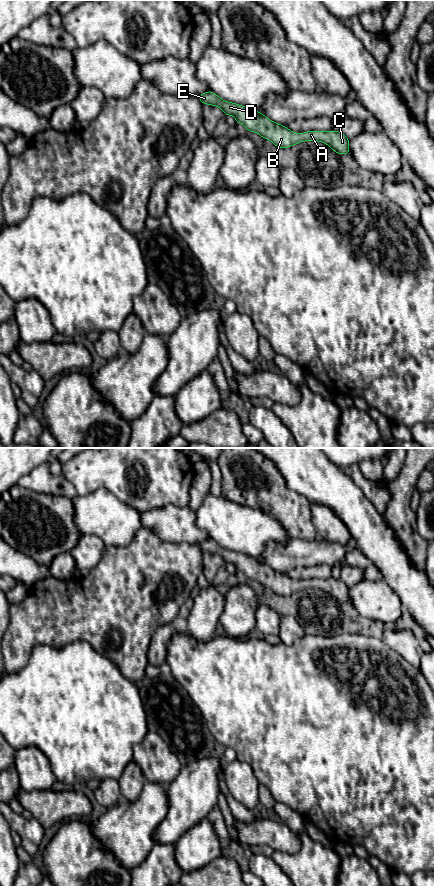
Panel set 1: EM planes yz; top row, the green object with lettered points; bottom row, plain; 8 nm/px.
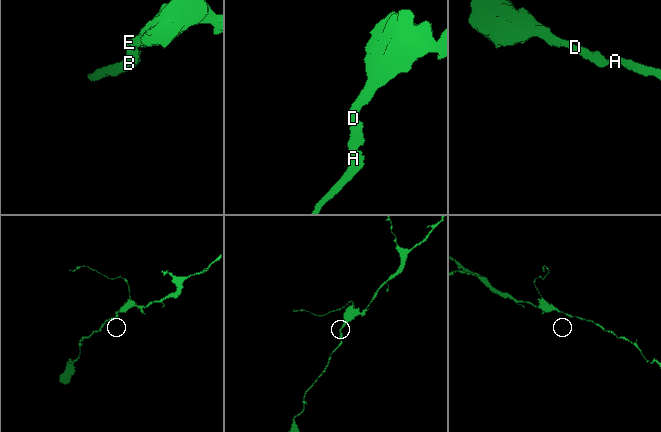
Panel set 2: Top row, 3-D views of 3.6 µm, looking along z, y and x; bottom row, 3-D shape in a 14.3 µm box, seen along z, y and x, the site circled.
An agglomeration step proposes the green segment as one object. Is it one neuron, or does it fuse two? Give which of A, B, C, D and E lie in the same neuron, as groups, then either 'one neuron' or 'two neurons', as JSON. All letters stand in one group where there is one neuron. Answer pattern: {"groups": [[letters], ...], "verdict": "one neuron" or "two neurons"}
{"groups": [["A", "B", "C", "D", "E"]], "verdict": "one neuron"}

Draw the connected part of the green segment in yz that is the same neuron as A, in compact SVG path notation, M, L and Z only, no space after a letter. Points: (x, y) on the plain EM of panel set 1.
M208 539L198 545L202 552L218 554L225 562L235 565L237 571L243 572L248 579L269 587L276 595L288 596L300 589L320 589L331 595L336 602L350 602L349 587L341 579L308 579L298 582L286 574L277 572L262 561L239 552L222 548L214 540Z

